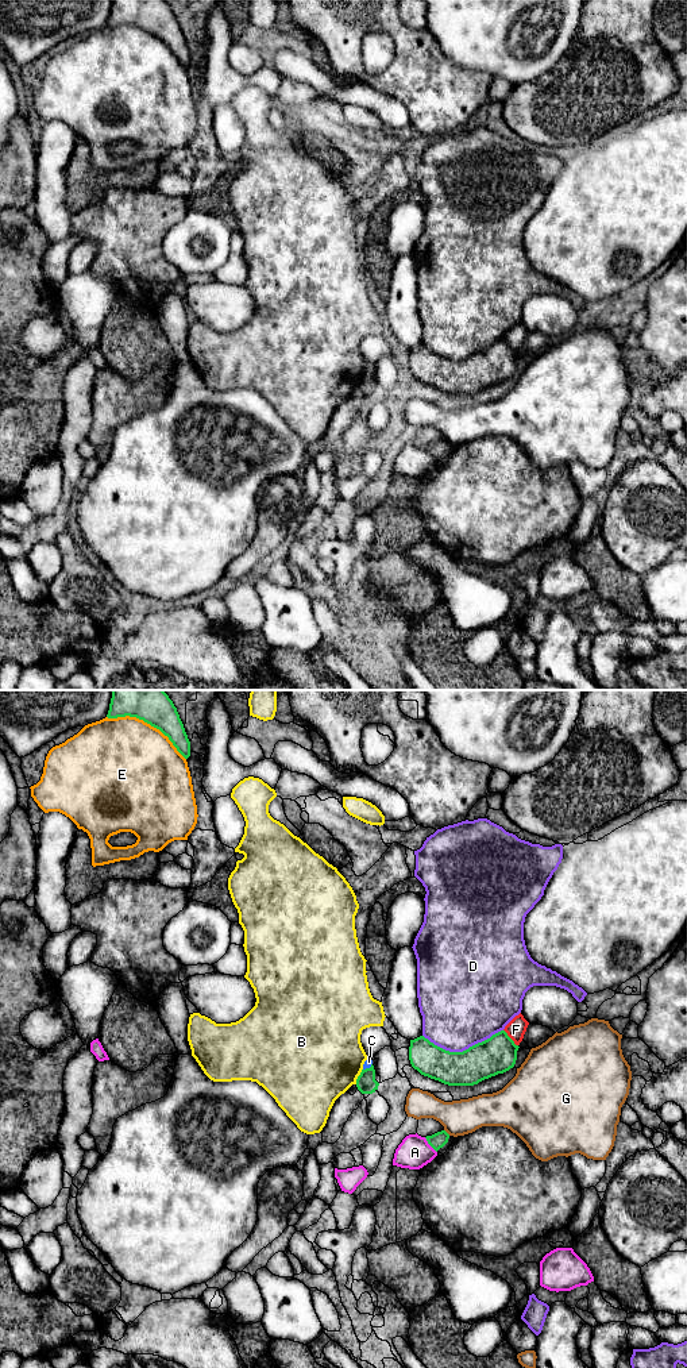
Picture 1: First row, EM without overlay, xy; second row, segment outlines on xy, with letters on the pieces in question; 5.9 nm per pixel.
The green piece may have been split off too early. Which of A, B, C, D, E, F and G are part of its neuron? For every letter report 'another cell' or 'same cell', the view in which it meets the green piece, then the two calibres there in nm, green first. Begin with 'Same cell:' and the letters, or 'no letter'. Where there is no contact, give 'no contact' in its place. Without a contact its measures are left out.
Same cell: no letter
A: another cell; contact in xy; calibres 90 and 200 nm
B: another cell; contact in xy; calibres 120 and 500 nm
C: another cell; contact in xy; calibres 120 and 50 nm
D: another cell; contact in xy; calibres 220 and 460 nm
E: another cell; contact in xy; calibres 200 and 480 nm
F: another cell; contact in xy; calibres 220 and 120 nm
G: another cell; contact in xy; calibres 90 and 200 nm

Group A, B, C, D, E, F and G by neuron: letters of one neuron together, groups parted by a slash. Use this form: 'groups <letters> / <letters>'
groups A / B / C / D / E / F / G

